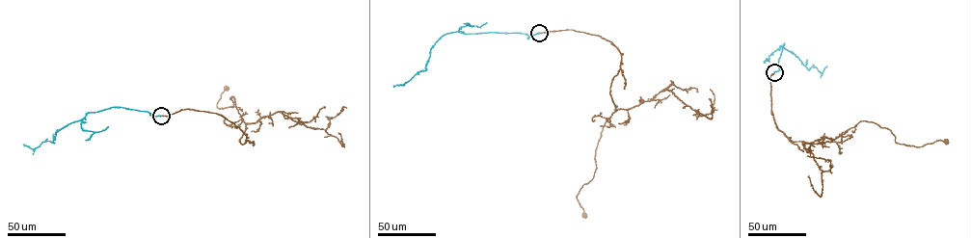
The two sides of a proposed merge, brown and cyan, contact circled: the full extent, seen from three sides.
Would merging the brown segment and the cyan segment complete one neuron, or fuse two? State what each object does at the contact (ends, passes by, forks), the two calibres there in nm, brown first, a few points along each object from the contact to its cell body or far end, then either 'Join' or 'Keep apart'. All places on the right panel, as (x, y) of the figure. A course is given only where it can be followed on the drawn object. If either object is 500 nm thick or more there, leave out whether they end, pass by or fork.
At the ring brown ends. At the ring cyan ends. Thickness 300 nm (brown) against 360 nm. Course of brown: (774, 72), (771, 110), (791, 141), (830, 142), (865, 120), (889, 129), (899, 144), (946, 142). Course of cyan: (774, 72), (779, 69), (784, 43), (780, 46), (807, 68), (812, 66), (822, 73), (827, 66). Keep apart

